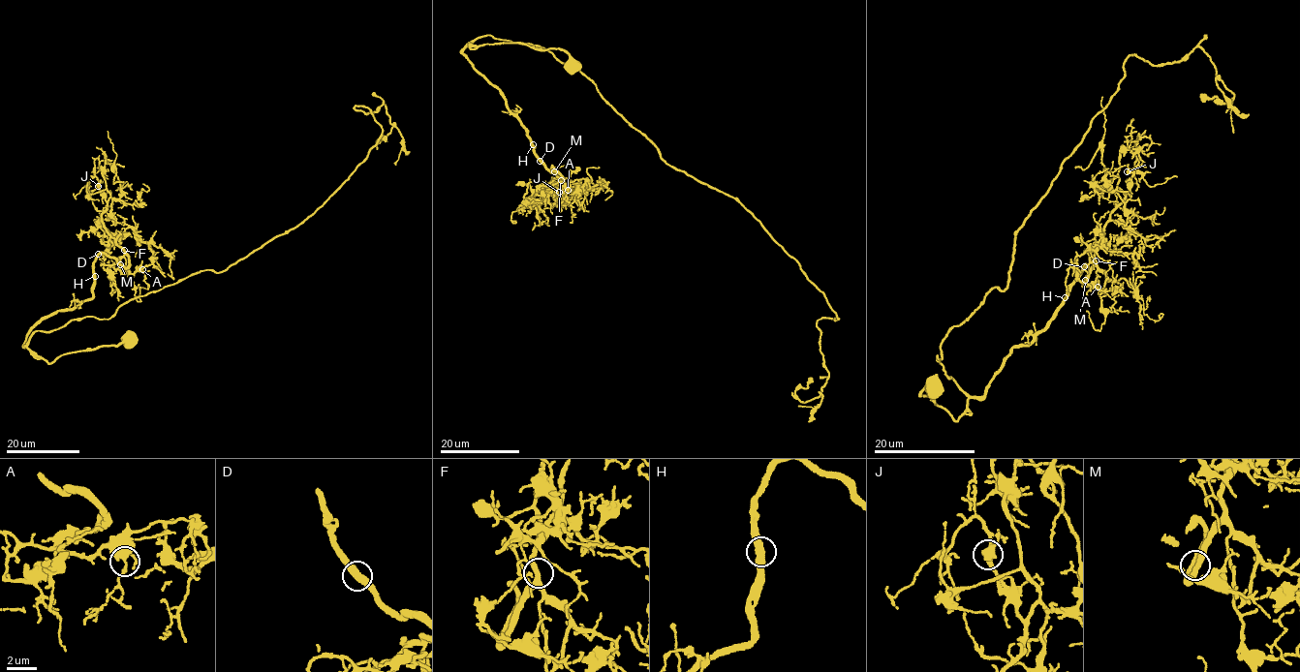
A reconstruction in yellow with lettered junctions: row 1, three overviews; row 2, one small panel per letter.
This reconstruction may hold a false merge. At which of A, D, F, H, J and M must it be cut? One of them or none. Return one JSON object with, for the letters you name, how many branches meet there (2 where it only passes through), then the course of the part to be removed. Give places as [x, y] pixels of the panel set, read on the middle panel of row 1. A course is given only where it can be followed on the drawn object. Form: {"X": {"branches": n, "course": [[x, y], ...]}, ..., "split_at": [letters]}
{"split_at": []}

